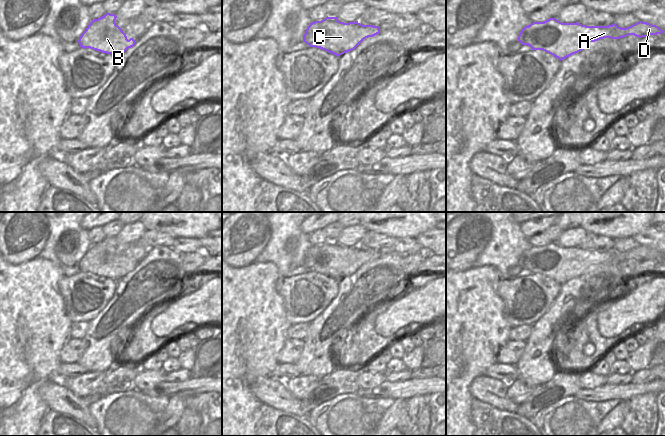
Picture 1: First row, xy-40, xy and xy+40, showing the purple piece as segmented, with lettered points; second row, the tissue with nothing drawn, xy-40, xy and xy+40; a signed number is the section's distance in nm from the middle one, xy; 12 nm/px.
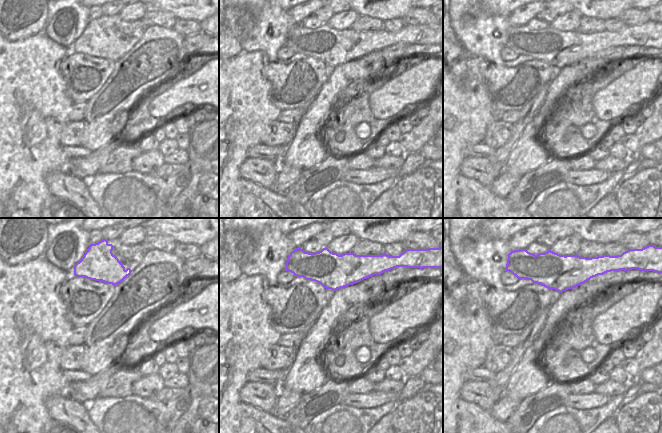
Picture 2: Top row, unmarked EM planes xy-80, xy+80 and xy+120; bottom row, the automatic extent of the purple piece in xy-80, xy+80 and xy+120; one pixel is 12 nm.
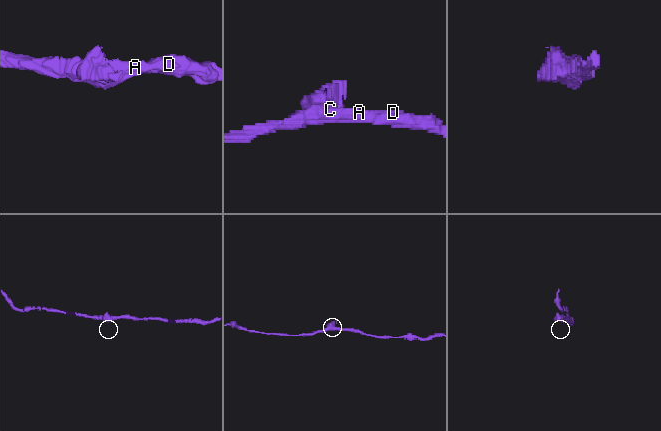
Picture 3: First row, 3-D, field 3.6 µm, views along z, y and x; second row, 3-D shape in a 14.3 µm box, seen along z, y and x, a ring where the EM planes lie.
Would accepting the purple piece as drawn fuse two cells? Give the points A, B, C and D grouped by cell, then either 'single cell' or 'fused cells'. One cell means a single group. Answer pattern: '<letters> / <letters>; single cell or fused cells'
A C D / B; fused cells

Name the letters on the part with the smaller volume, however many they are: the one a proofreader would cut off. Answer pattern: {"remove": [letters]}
{"remove": ["B"]}

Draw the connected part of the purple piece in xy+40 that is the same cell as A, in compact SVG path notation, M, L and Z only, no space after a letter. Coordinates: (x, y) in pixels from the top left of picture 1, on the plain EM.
M555 242L544 246L533 246L525 250L518 265L532 274L543 274L560 285L584 274L590 266L604 262L620 263L628 259L648 261L662 258L656 249L639 245L629 251L621 252L615 247L608 250L586 250L578 246L562 247Z

